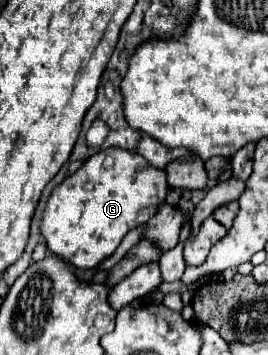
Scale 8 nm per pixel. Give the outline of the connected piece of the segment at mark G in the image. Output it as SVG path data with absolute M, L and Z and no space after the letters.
M102 149L52 191L40 231L52 253L78 269L92 269L116 251L130 229L156 215L166 191L166 173L148 165L136 151Z

